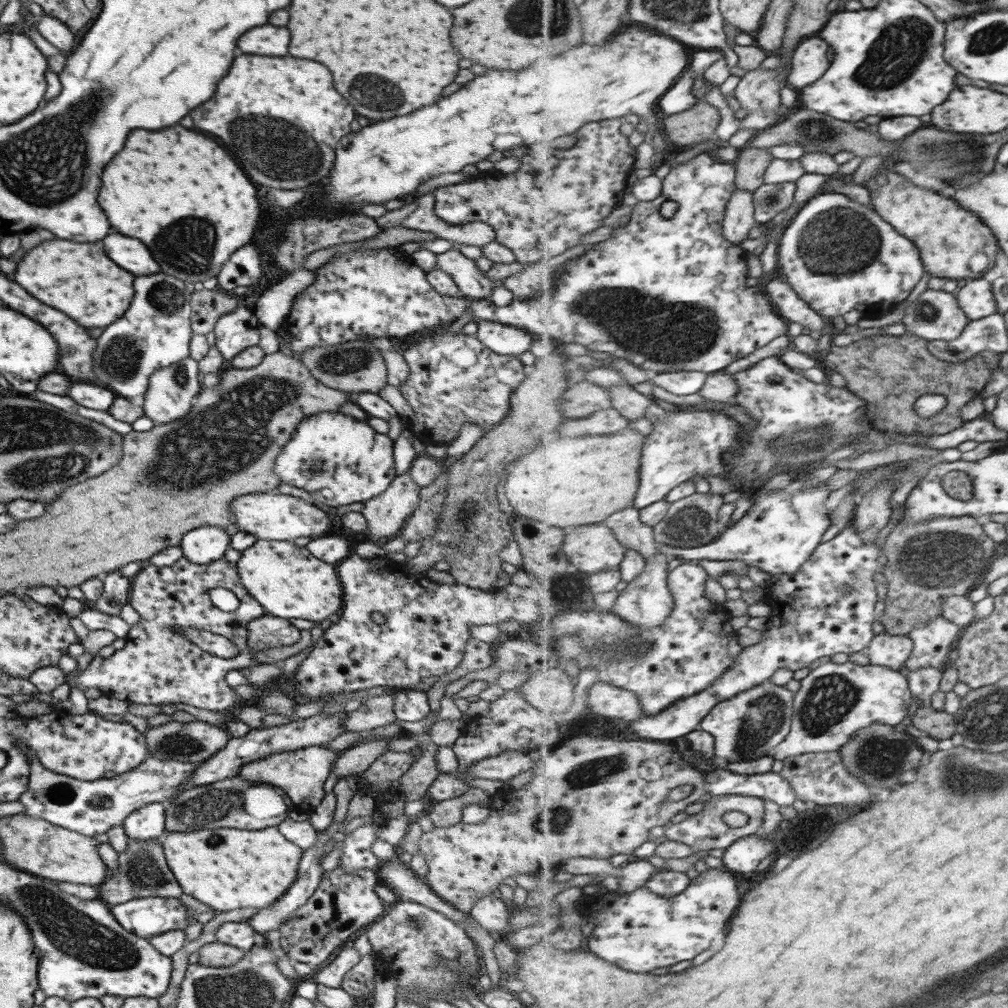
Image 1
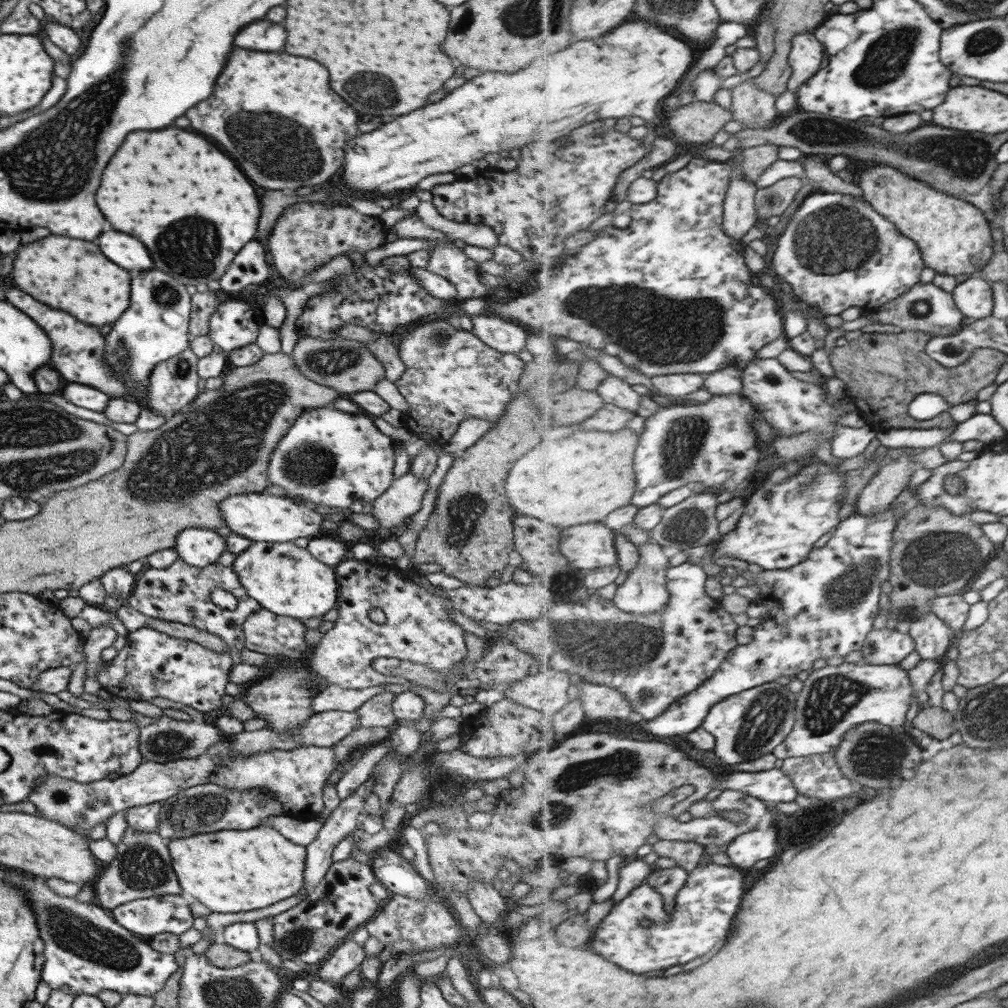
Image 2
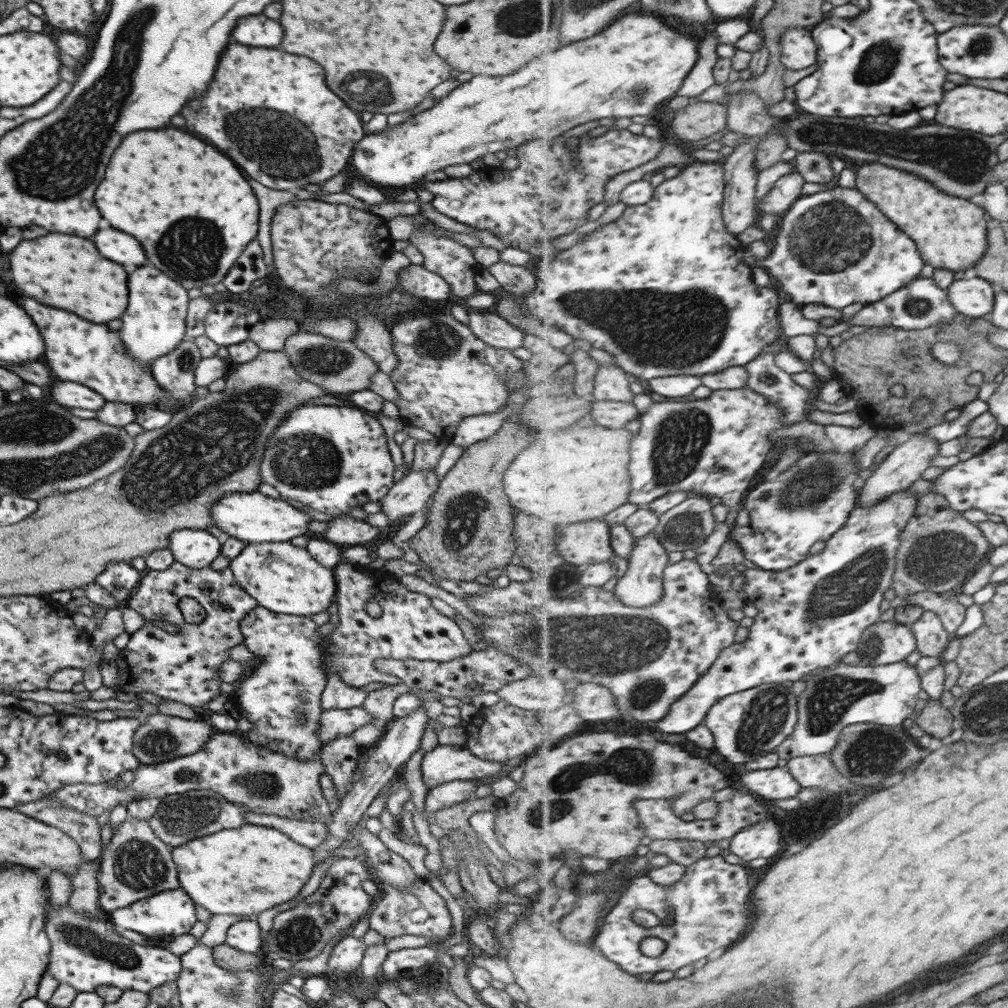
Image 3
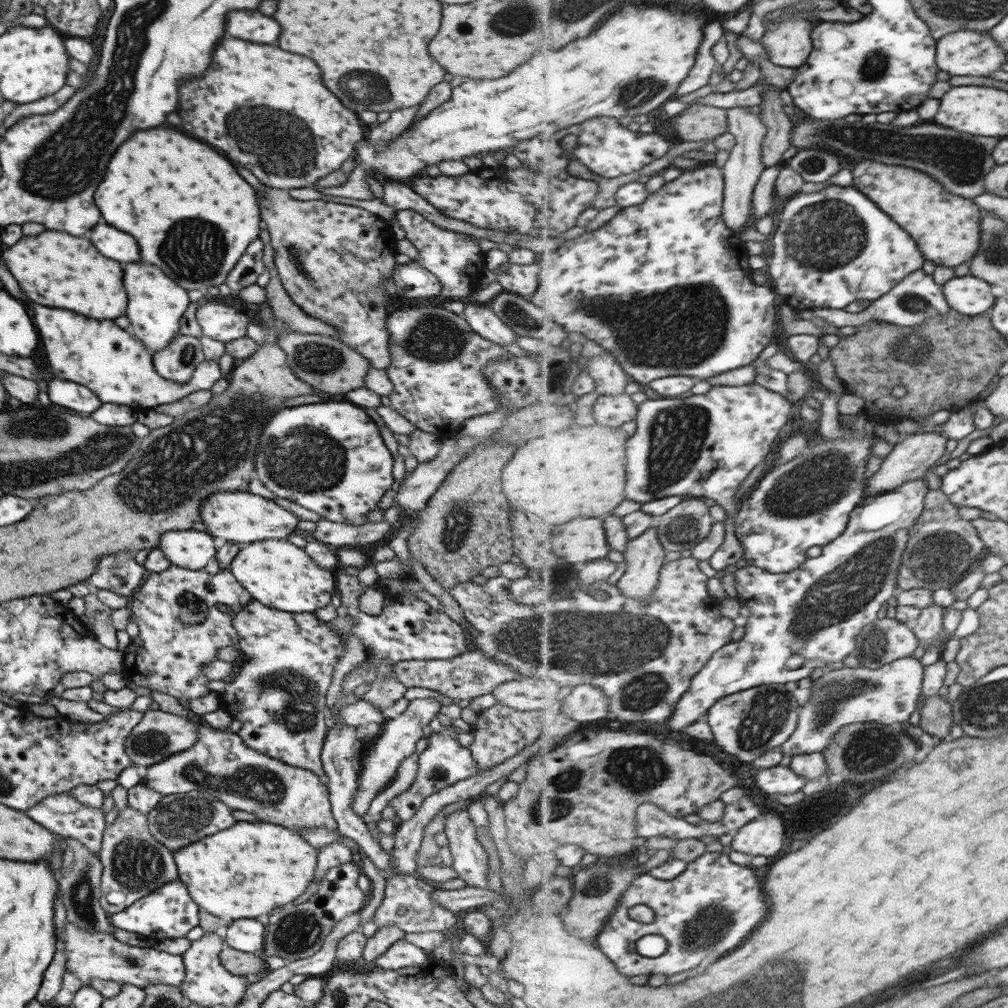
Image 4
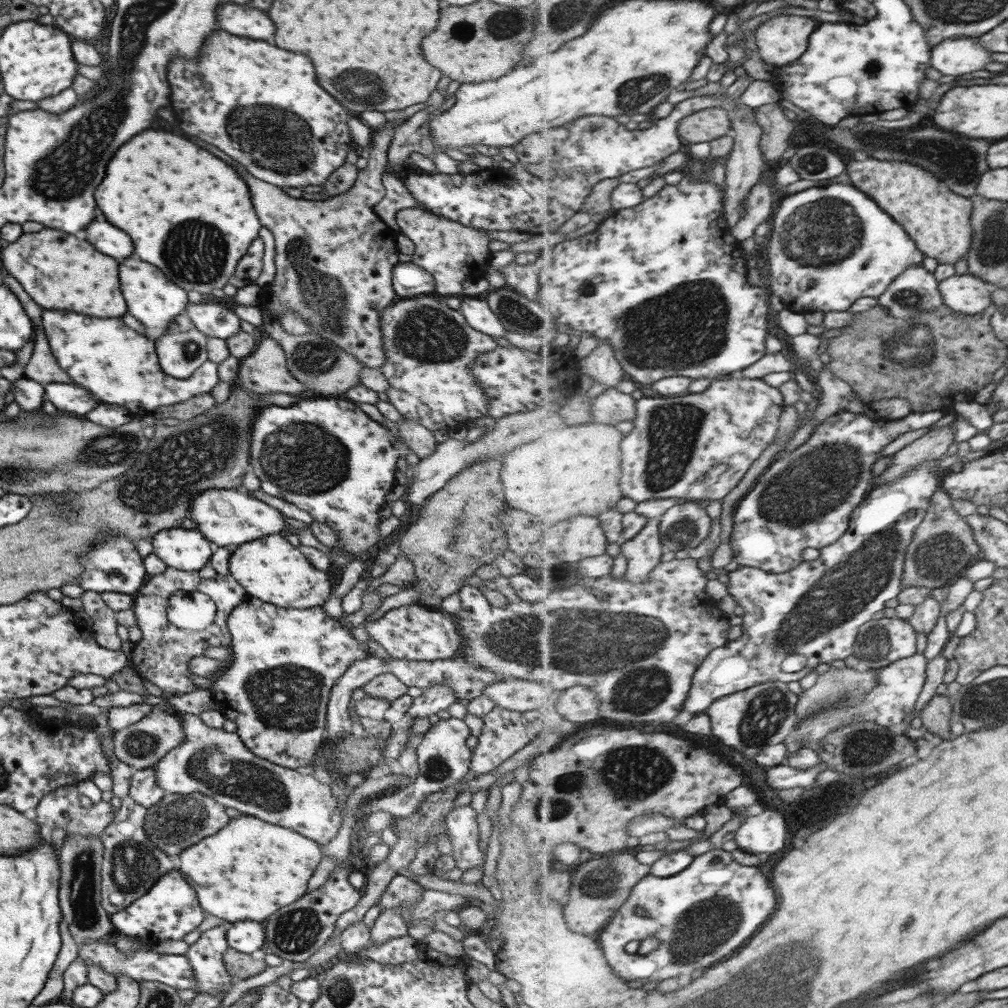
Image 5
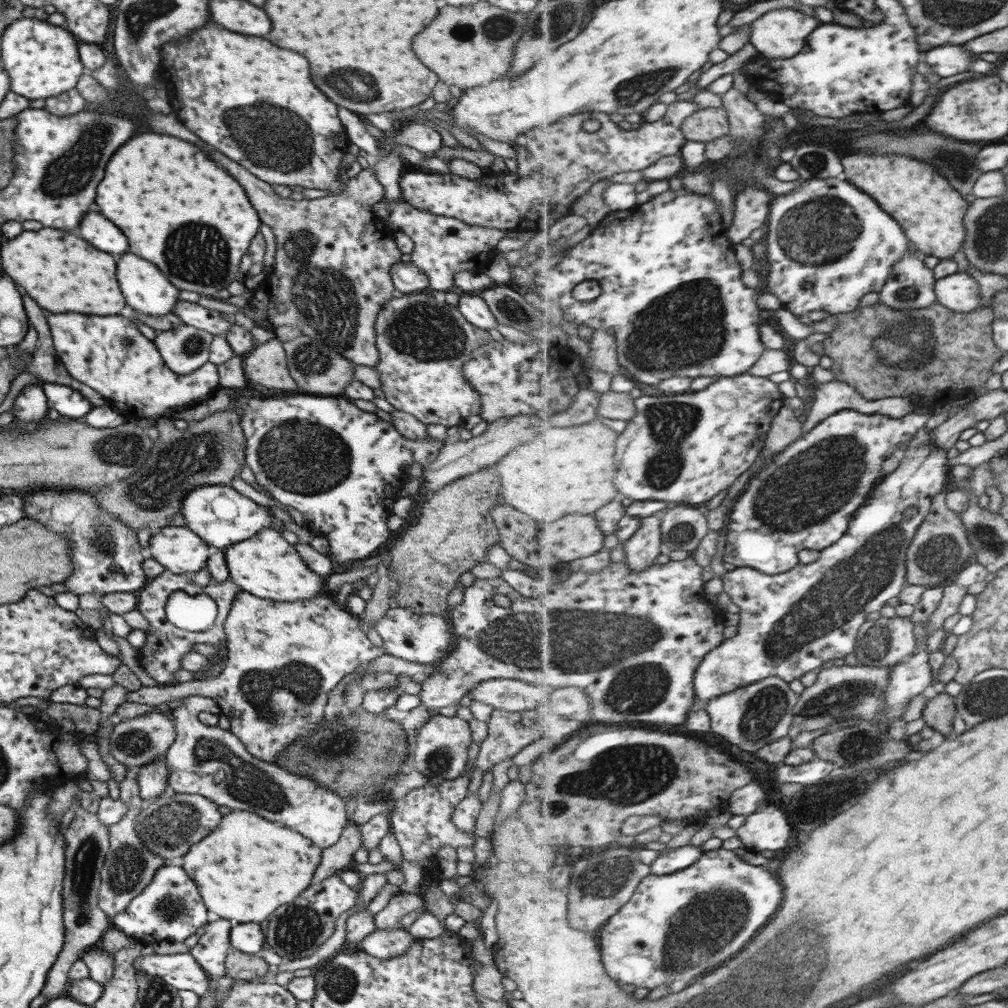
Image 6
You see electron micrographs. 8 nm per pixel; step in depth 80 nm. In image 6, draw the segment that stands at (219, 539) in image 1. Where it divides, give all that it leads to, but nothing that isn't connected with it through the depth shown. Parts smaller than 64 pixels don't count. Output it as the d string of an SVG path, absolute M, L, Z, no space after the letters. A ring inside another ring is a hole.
M165 526L149 537L147 556L173 574L194 574L206 566L207 547L187 527Z

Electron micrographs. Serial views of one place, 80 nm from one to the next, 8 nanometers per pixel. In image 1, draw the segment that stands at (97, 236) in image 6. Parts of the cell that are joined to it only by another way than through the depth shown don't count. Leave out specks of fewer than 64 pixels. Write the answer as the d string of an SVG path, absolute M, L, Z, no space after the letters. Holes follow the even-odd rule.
M107 234L103 240L105 254L121 268L135 276L147 276L161 272L155 260L151 260L147 248L133 238L121 234Z

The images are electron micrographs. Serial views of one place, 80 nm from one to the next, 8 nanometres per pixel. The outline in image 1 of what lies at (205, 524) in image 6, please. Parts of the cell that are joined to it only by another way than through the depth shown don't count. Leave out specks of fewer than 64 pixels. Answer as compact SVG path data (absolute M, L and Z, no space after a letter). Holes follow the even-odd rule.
M281 493L245 494L245 496L239 496L237 500L233 500L229 510L233 512L232 517L239 531L252 534L255 538L261 540L293 541L294 538L299 538L299 536L315 538L331 527L327 514L315 504L305 503L300 498Z

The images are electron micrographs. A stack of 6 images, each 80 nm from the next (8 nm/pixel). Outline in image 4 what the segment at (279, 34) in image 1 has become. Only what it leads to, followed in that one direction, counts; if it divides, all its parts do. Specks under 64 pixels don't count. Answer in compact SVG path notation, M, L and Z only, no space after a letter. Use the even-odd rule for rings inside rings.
M235 10L225 16L225 32L239 40L273 44L277 40L279 26L255 10Z

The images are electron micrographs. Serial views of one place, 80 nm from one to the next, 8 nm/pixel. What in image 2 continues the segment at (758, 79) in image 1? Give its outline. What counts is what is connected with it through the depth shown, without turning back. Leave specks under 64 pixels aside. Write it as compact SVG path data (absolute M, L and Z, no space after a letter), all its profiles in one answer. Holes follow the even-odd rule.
M745 78L731 90L730 112L739 123L745 123L749 129L765 129L778 116L775 102L777 96L759 88L754 78Z

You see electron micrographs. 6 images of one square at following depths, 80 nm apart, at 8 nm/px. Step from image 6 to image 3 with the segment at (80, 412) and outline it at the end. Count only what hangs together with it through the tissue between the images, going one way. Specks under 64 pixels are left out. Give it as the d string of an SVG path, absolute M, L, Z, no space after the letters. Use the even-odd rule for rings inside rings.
M57 379L51 386L51 398L57 404L69 408L81 408L86 411L96 411L103 406L105 400L97 392L93 392L82 384L63 382Z

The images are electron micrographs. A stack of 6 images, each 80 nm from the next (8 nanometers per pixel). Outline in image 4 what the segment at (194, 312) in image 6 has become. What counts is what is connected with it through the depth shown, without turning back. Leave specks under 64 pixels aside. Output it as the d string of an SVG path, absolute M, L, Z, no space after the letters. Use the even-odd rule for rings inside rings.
M206 303L195 309L195 320L203 335L229 342L246 334L246 326L255 322L255 314L237 311L227 305Z

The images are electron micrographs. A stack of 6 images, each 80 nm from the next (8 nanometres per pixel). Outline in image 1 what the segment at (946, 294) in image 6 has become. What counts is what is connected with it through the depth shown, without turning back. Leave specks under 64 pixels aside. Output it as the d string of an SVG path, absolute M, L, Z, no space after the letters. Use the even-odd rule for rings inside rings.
M983 277L971 279L955 293L961 308L971 321L979 320L998 312L992 283Z

